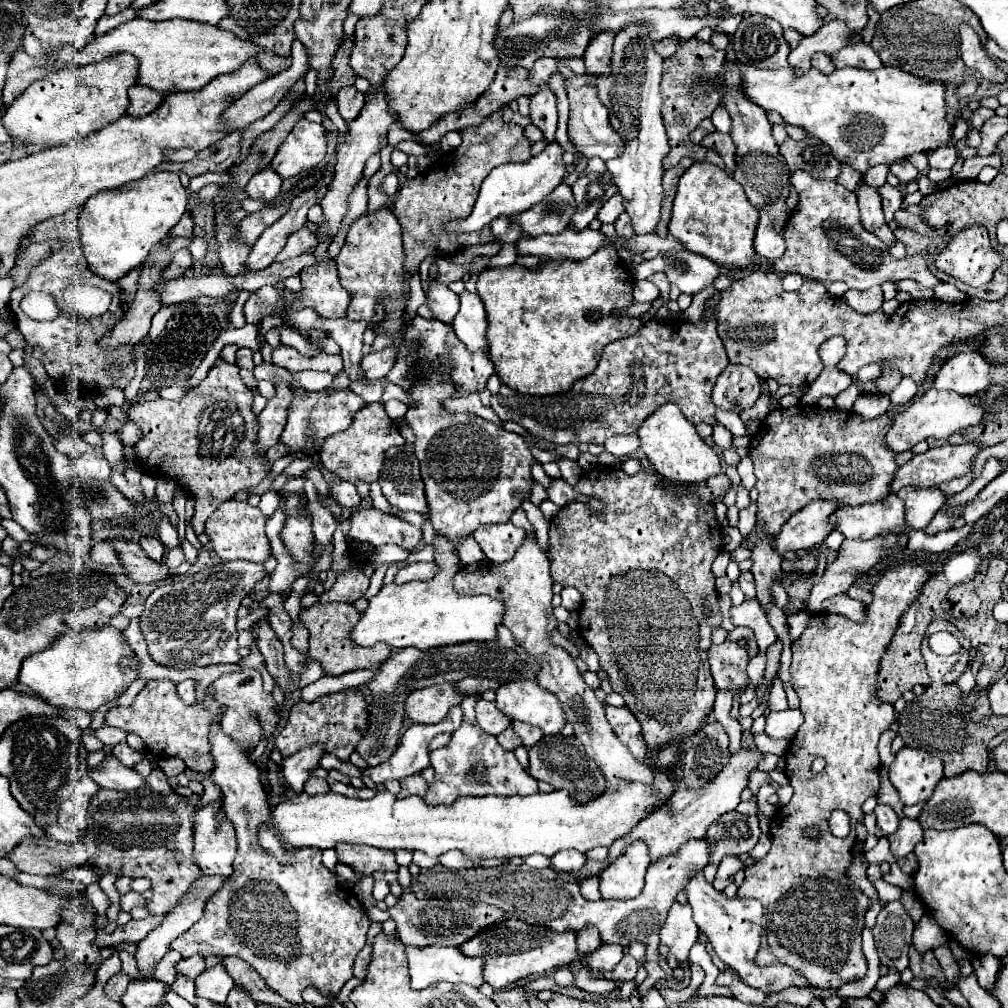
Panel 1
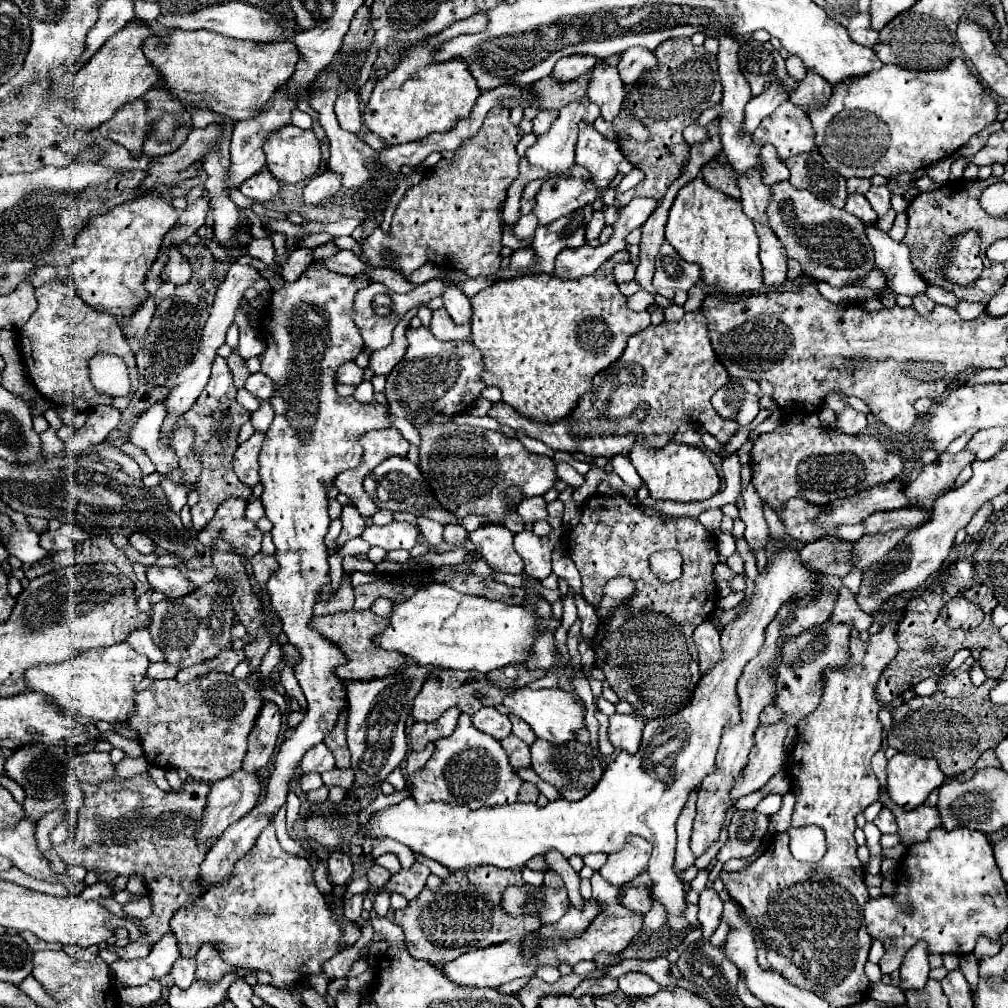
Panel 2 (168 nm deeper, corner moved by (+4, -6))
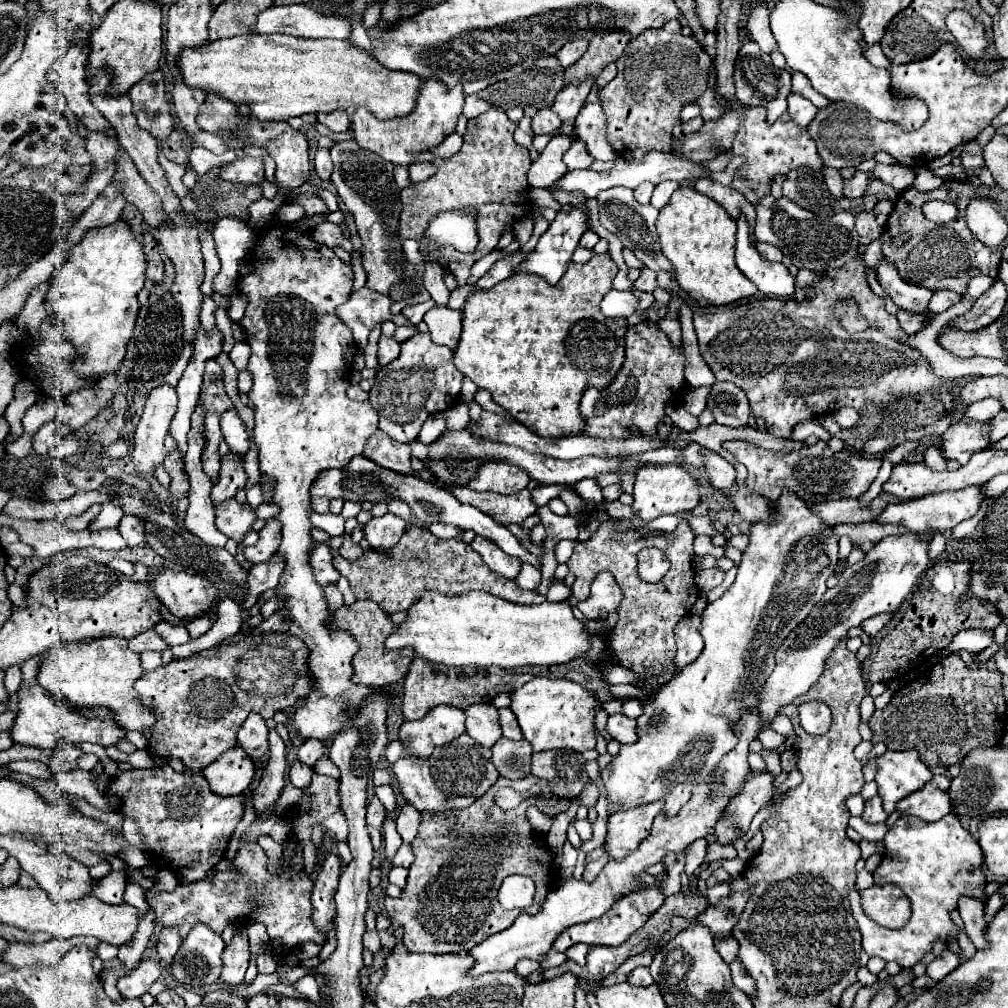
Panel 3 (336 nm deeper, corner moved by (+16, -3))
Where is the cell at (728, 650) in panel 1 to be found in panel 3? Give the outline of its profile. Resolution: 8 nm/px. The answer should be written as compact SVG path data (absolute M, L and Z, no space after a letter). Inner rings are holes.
M688 613L674 629L676 633L676 667L682 669L698 659L698 653L704 649L704 641L700 635L700 621L698 613Z

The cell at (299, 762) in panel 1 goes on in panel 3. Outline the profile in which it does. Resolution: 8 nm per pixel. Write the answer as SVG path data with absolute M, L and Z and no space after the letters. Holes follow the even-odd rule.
M308 739L298 749L298 761L312 767L322 755L326 755L326 743L320 739Z

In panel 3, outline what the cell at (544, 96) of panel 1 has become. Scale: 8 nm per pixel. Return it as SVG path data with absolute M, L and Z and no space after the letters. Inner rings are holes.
M548 107L540 109L532 119L532 131L536 135L540 135L540 133L550 133L552 135L560 129L560 125L562 125L562 121Z

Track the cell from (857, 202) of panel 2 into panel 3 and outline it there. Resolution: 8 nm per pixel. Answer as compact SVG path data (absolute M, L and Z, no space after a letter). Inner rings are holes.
M874 209L860 211L854 217L856 217L856 231L860 235L860 243L862 245L868 245L872 239L876 239L882 233L882 227L876 223Z

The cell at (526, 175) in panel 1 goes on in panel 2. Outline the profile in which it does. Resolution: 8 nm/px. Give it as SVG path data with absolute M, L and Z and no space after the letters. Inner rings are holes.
M588 98L576 100L576 104L568 104L560 110L560 116L554 120L548 132L540 134L536 144L528 148L528 160L534 166L542 166L548 172L554 172L554 176L560 176L568 172L568 168L574 164L574 146L576 146L576 136L578 136L578 124L592 124L600 116L600 108L592 104Z

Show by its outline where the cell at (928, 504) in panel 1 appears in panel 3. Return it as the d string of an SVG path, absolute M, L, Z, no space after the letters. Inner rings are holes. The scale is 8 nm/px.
M952 423L948 431L942 435L942 453L946 459L956 459L964 465L972 453L988 447L988 425L984 423Z

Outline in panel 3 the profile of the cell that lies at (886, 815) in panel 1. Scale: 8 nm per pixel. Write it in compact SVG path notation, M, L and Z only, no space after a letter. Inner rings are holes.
M878 795L874 799L870 799L870 801L866 801L862 819L866 823L884 823L888 819L888 813L882 809L882 799Z

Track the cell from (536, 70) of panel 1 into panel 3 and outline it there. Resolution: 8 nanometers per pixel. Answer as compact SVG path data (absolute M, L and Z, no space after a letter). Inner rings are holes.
M578 39L578 41L572 41L572 43L566 43L554 57L558 59L558 63L566 69L568 65L574 65L582 55L584 51L588 49L588 41L584 39Z

